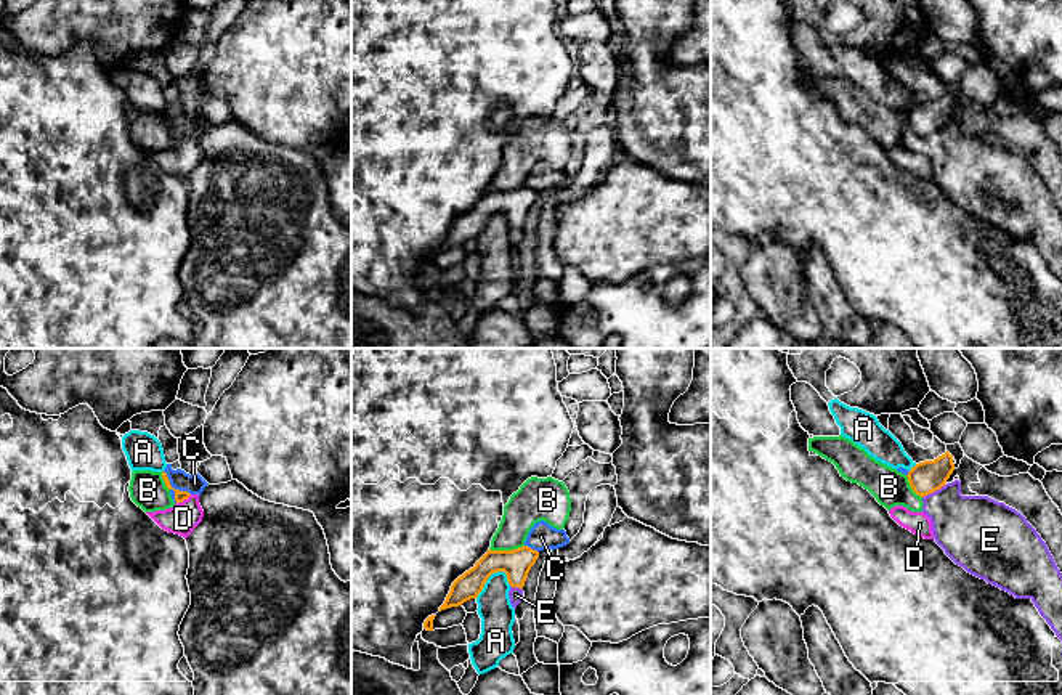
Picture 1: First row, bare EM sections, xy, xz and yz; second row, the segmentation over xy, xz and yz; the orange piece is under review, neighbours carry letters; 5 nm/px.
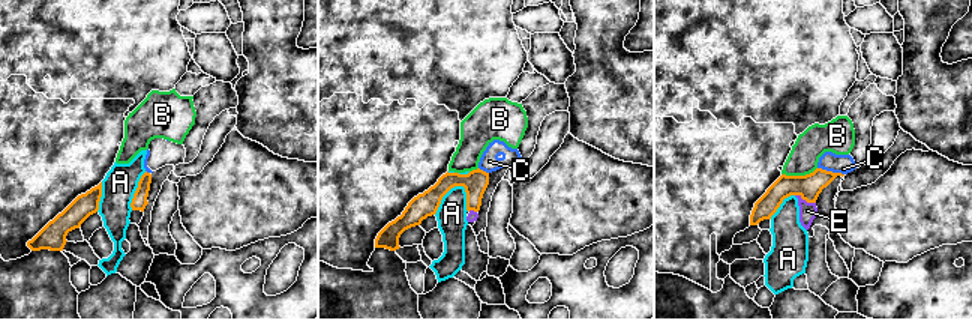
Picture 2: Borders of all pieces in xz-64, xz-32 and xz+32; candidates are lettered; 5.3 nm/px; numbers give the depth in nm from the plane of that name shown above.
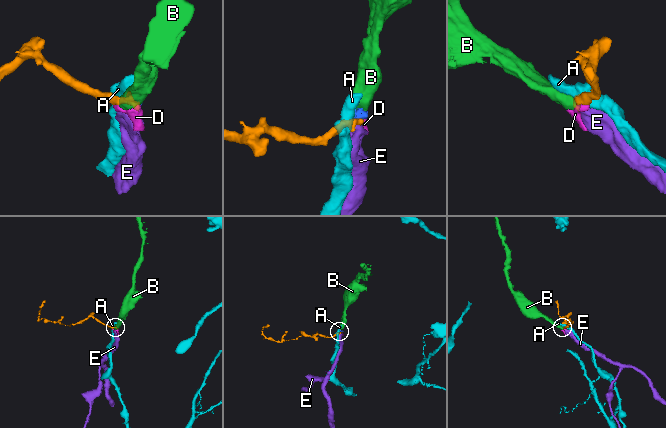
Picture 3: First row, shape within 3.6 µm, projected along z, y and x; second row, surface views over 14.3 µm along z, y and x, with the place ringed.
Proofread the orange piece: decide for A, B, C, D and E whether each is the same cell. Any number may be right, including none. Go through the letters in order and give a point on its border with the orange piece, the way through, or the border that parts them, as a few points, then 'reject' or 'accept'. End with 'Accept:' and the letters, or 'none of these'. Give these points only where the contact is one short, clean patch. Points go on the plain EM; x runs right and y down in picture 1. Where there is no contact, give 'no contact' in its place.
A: contact xz (488, 217); border xz (507, 215), (494, 212), (475, 238); reject
B: contact xz (506, 191); border xz (523, 185), (514, 190), (490, 190); reject
C: contact xy (174, 129); border xy (164, 111), (175, 129), (185, 130), (190, 135); reject
D: contact xy (183, 140); reject
E: contact yz (934, 130); border yz (945, 125), (923, 138); reject
Accept: none of these

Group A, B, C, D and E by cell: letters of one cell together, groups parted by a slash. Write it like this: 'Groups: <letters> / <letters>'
Groups: A / B E / C D

